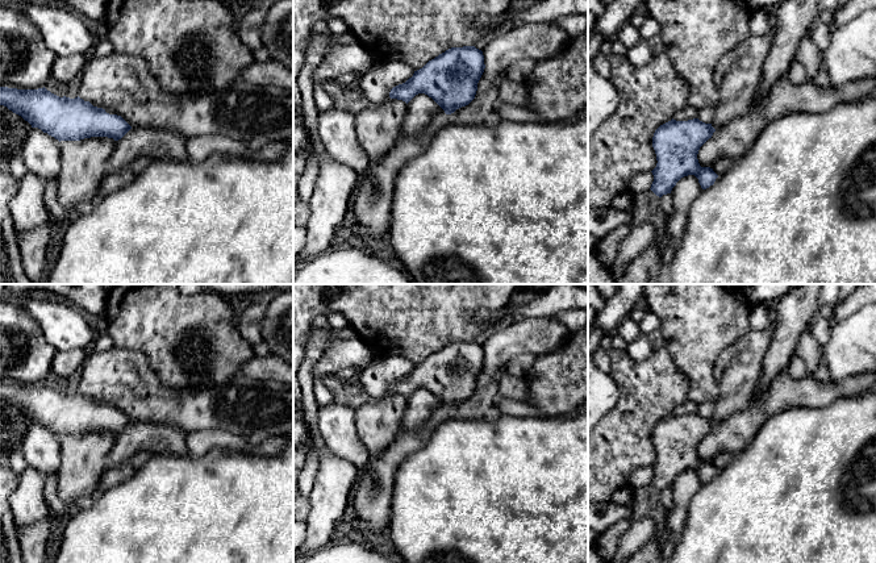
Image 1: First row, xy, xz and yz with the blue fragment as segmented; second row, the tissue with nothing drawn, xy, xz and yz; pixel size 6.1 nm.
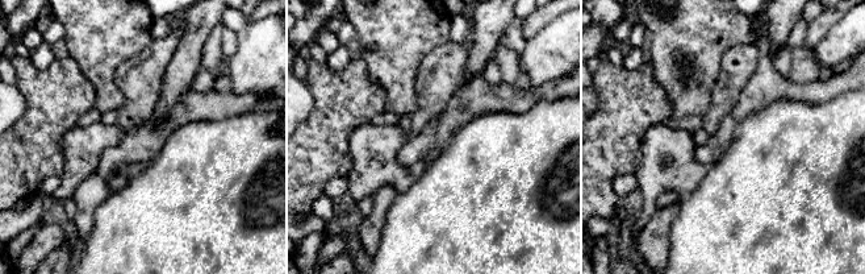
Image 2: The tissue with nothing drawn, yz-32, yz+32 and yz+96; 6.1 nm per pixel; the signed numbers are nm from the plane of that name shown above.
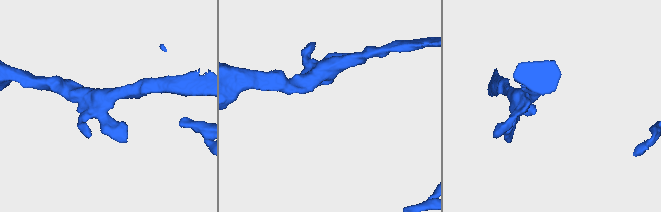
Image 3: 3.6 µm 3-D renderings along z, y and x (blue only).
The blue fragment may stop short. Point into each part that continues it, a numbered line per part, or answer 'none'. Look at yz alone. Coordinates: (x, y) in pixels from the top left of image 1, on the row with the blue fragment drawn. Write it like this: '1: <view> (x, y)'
1: yz (724, 165)

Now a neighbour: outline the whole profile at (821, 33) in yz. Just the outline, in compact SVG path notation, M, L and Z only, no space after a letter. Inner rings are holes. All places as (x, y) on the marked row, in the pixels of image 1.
M819 17L815 18L812 26L813 26L813 41L815 42L819 51L823 53L831 42L831 32L827 24L825 24Z

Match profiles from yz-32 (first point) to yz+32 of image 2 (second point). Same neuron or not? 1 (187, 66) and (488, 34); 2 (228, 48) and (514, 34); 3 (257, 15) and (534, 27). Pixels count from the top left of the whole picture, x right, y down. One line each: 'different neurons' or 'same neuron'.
1: same neuron
2: same neuron
3: same neuron

